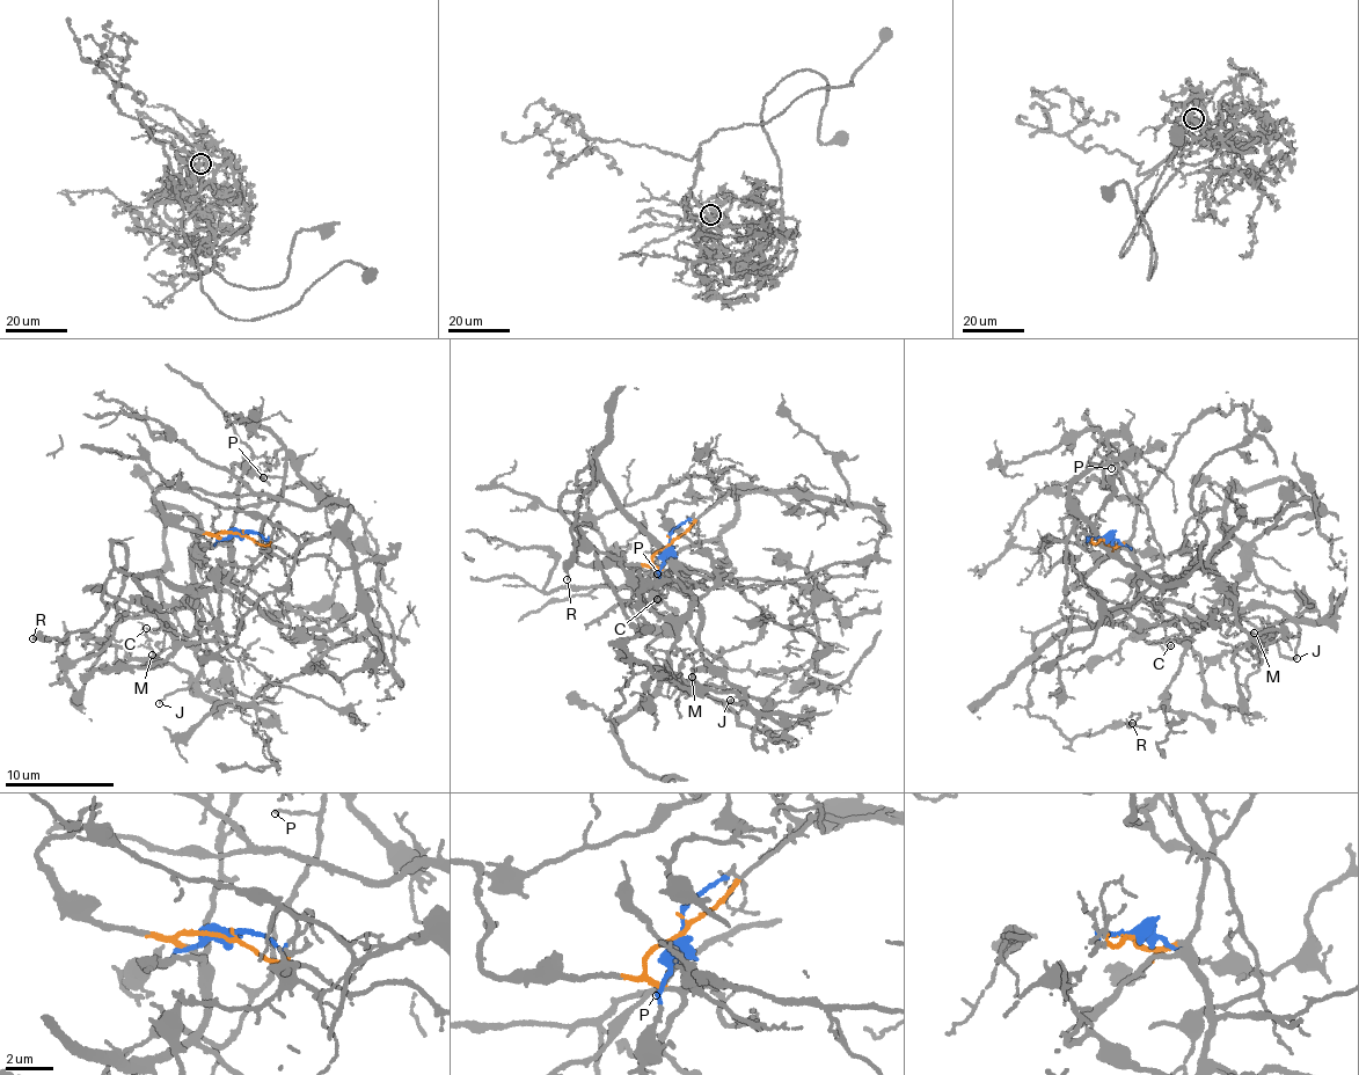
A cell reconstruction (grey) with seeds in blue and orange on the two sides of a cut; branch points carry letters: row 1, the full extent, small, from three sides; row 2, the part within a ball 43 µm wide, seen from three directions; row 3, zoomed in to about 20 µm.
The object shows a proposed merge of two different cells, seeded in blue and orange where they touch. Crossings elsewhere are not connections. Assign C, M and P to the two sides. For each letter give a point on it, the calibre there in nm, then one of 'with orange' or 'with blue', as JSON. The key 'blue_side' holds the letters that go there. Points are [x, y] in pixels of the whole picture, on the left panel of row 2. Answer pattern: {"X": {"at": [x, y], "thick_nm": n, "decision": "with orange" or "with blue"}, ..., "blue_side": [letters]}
{"C": {"at": [146, 628], "thick_nm": 100, "decision": "with blue"}, "M": {"at": [152, 655], "thick_nm": 90, "decision": "with blue"}, "P": {"at": [263, 477], "thick_nm": 70, "decision": "with blue"}, "blue_side": ["C", "M", "P"]}

